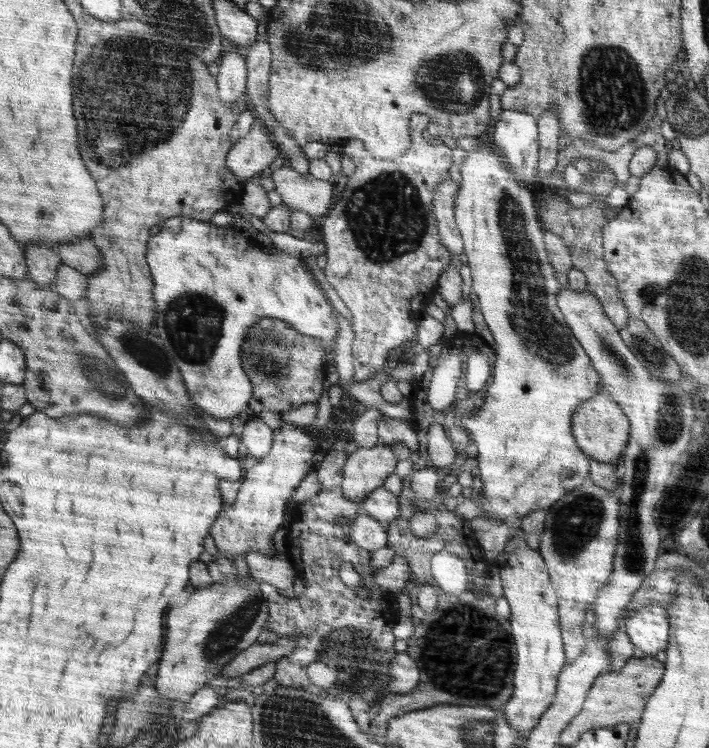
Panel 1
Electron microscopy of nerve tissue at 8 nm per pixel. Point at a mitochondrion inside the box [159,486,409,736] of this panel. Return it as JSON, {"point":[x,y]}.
{"point":[352,655]}

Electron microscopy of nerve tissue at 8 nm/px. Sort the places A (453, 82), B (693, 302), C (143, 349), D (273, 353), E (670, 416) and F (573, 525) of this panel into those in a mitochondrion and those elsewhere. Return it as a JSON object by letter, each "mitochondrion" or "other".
{"A":"mitochondrion","B":"mitochondrion","C":"mitochondrion","D":"mitochondrion","E":"mitochondrion","F":"mitochondrion"}

